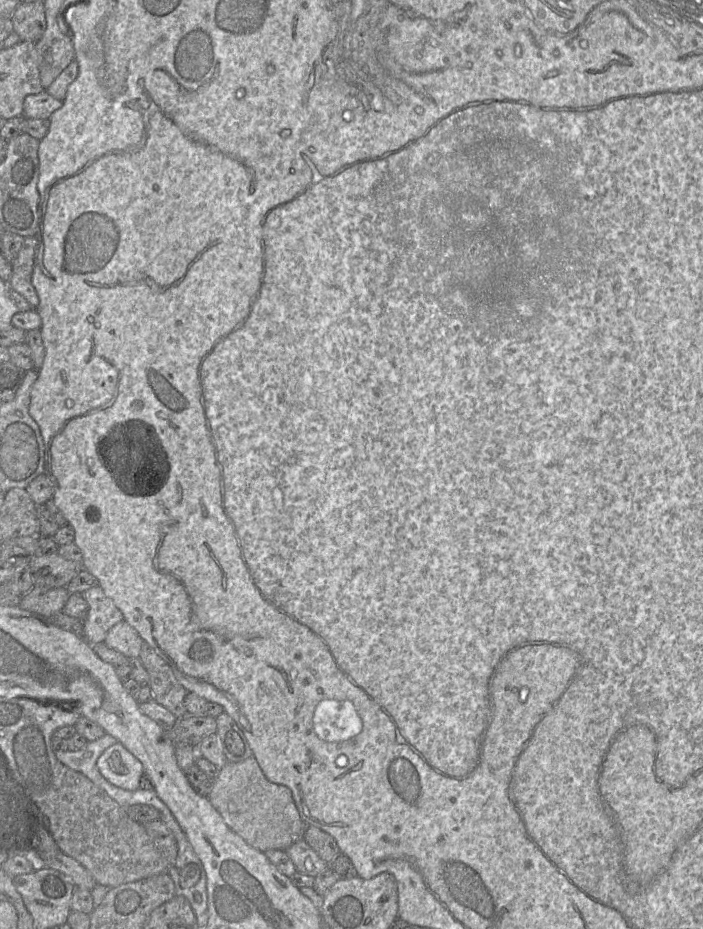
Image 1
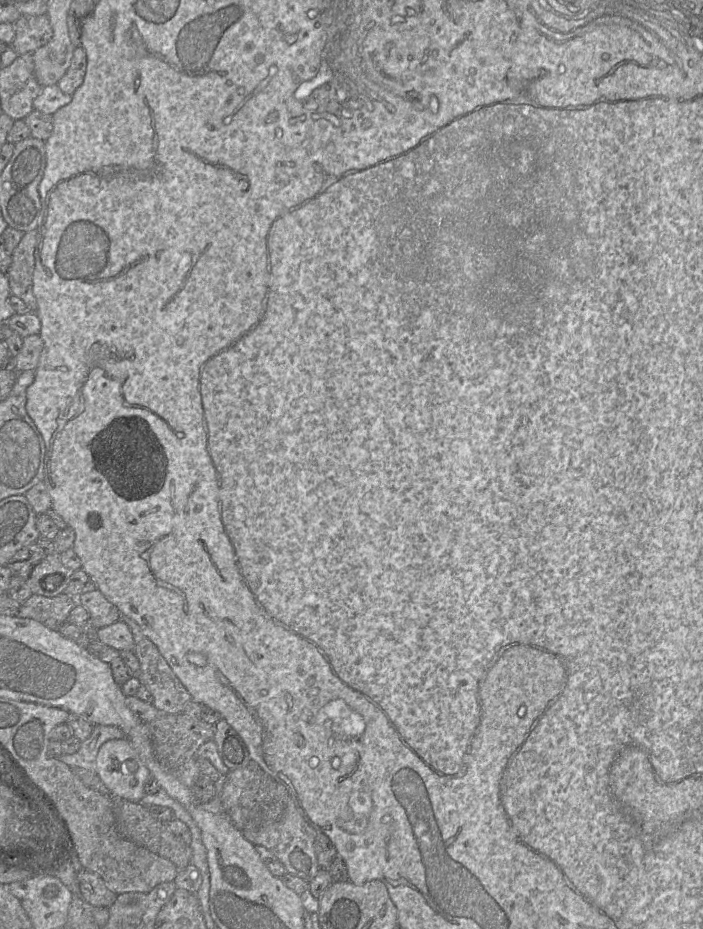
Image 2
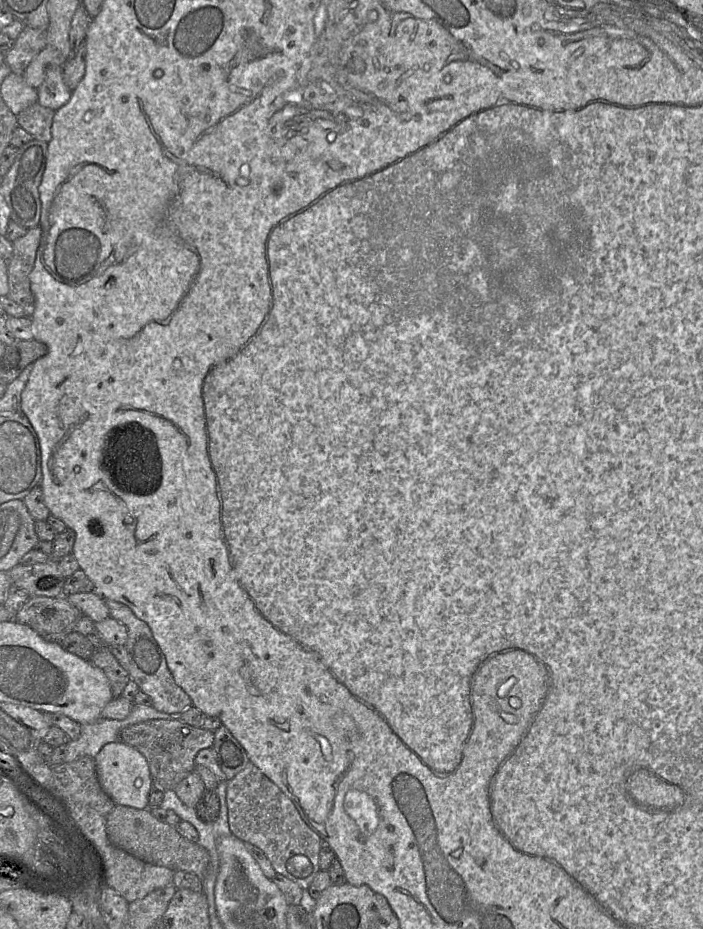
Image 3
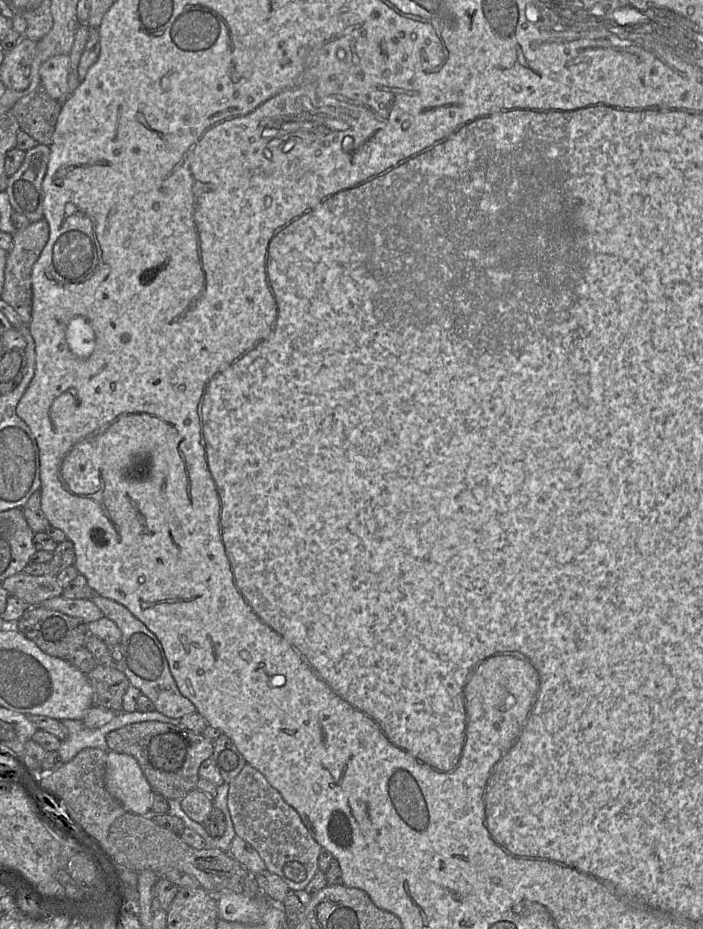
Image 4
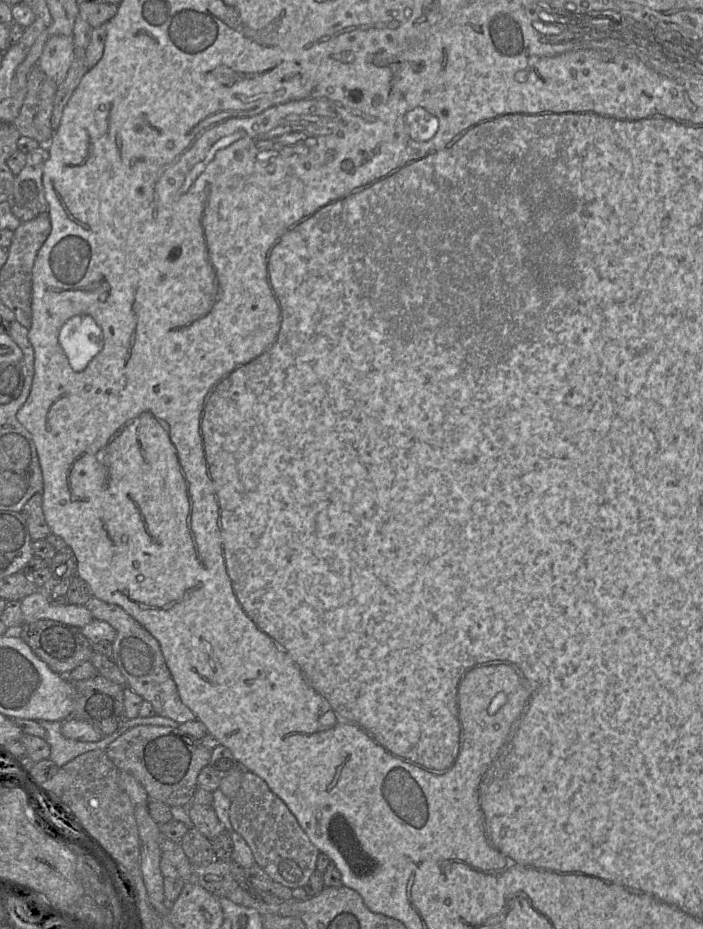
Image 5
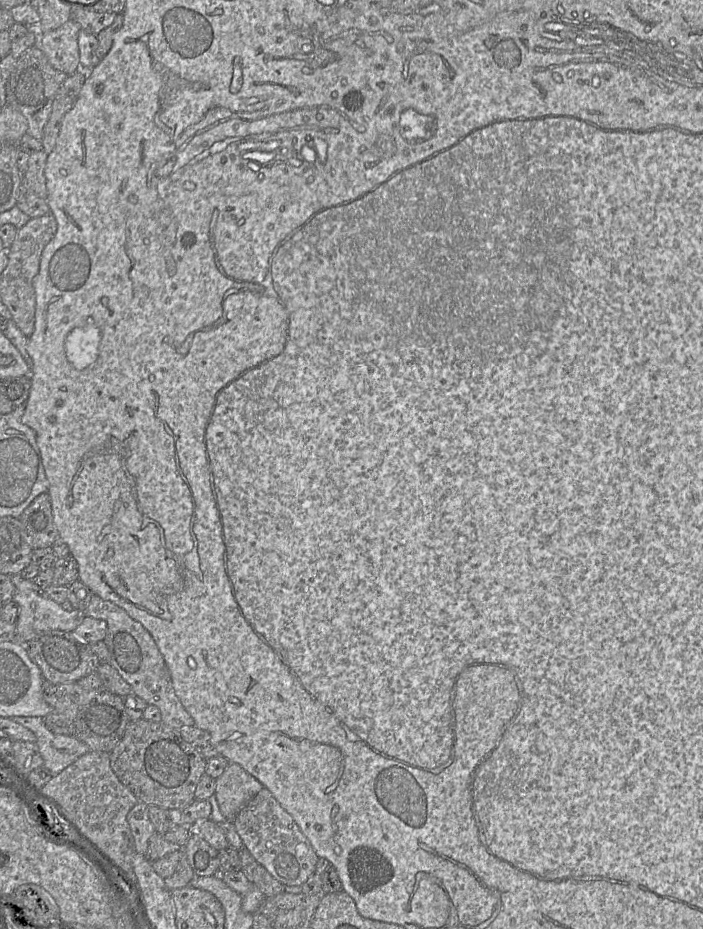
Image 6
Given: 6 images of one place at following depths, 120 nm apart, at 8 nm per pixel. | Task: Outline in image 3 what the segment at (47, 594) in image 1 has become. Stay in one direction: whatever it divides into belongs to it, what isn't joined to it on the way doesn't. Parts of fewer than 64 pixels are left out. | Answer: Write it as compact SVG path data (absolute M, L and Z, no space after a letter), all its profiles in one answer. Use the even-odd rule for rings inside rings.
M65 596L30 597L14 615L14 620L27 625L48 642L60 643L72 631L82 615Z

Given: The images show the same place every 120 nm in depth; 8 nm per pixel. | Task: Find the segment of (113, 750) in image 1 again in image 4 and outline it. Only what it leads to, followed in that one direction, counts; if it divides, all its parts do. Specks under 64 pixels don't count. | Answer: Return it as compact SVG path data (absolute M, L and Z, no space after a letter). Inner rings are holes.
M107 752L105 787L126 811L150 815L152 789L139 763L131 755Z

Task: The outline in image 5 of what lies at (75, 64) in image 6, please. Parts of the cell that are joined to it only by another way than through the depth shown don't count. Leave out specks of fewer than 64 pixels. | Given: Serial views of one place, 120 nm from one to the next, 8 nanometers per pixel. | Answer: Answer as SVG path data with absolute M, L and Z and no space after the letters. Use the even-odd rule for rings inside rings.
M55 35L47 40L37 65L59 86L65 80L74 57L73 37Z

